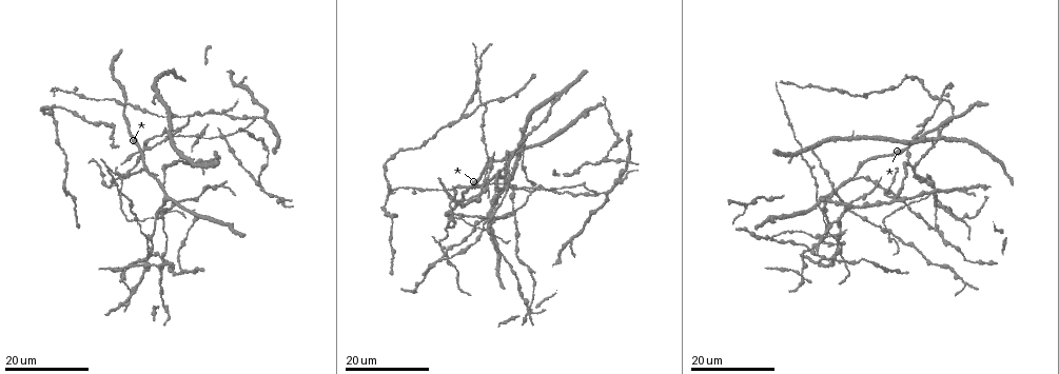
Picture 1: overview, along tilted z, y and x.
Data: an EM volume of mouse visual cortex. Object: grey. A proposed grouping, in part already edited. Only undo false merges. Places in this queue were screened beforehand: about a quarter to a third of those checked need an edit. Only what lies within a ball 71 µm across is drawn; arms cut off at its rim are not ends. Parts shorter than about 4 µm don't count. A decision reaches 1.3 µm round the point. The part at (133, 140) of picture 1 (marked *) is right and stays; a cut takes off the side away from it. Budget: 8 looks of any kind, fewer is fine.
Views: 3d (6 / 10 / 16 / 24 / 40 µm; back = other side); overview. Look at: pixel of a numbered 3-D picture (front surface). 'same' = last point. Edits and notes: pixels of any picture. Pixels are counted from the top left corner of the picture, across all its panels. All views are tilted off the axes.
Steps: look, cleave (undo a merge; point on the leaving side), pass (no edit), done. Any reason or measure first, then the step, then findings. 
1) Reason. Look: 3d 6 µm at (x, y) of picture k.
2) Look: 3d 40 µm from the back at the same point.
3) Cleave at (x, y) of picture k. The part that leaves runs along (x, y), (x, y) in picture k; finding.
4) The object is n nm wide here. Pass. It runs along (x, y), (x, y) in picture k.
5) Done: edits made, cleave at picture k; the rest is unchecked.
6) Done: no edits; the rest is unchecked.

Three arms meet. Look: 3d 16 µm at (177, 132) of picture 1.

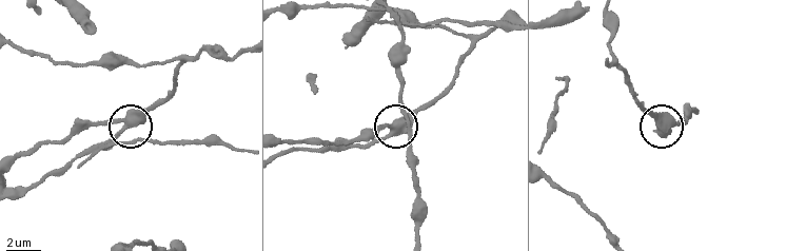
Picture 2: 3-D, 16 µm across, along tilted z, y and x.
Look: 3d 10 µm at (127, 125) of picture 2.

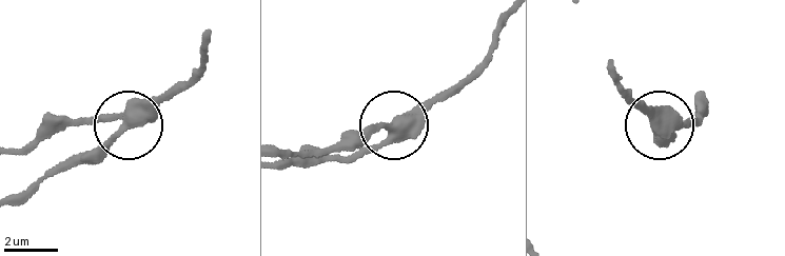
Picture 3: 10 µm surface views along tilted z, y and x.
Pass. It runs along (17, 153), (31, 153), (73, 124), (124, 121), (62, 173) in picture 3; all the same neuron.

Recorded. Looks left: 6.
Three-way junction. Look: 3d 16 µm at (802, 280) of picture 1.

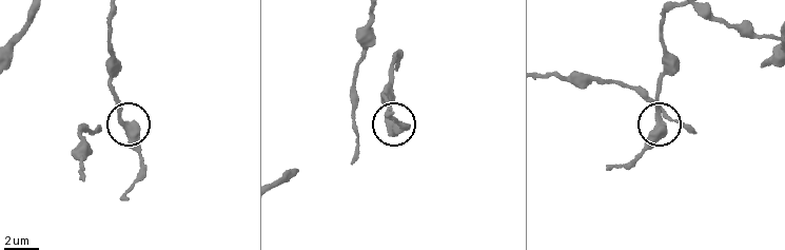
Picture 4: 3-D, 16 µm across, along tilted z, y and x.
Look: 3d 10 µm at (387, 120) of picture 4.

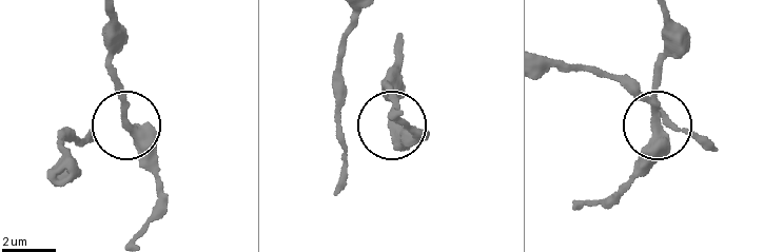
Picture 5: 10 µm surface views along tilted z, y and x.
3 arms meet here. Pass. It runs along (108, 12), (108, 62), (120, 118), (161, 180) in picture 5; continuous, no second neuron.

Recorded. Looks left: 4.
Thin arm on a thick one. Look: 3d 24 µm at (483, 190) of picture 1.

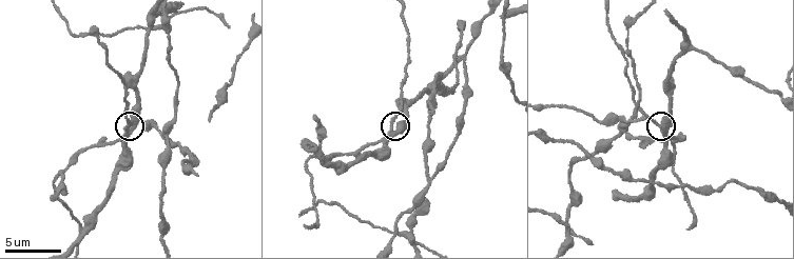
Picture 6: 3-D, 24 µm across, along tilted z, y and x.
Look: 3d 6 µm at (389, 129) of picture 6.

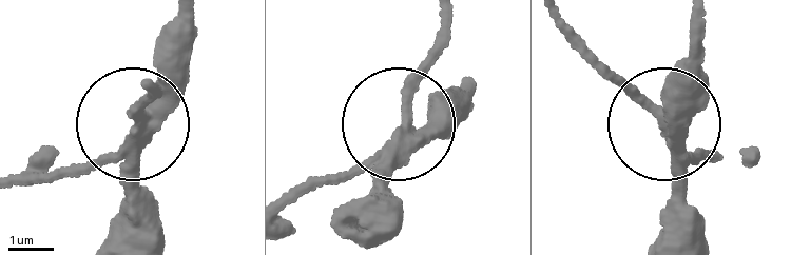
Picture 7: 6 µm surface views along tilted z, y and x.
Look: 3d 6 µm from the back at (404, 125) of picture 7.

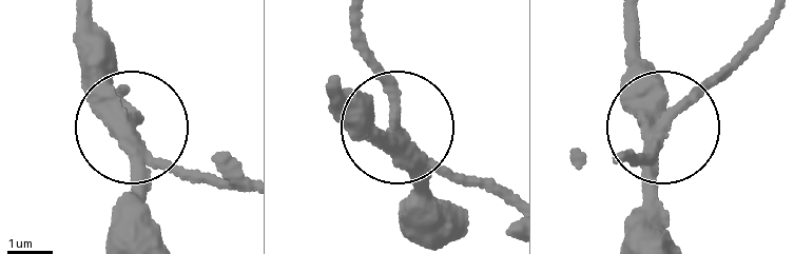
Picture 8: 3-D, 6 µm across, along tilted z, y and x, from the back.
3 arms meet here. Cleave at (140, 123) of picture 8. The part that leaves runs along (136, 139), (127, 93) in picture 8; a second neuron is stuck on.

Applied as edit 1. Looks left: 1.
Done: edits made, cleave at picture 8; the rest is unchecked.

